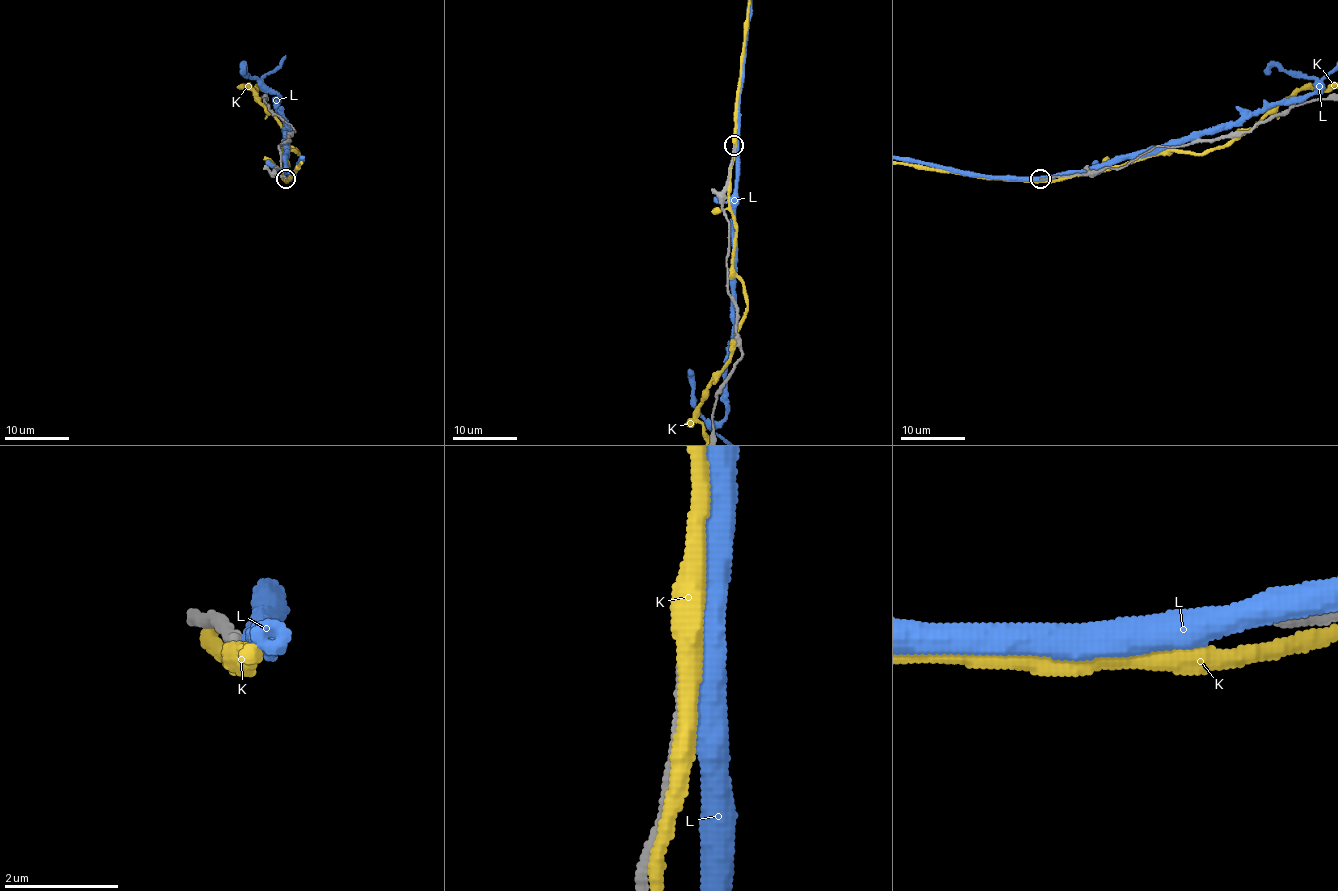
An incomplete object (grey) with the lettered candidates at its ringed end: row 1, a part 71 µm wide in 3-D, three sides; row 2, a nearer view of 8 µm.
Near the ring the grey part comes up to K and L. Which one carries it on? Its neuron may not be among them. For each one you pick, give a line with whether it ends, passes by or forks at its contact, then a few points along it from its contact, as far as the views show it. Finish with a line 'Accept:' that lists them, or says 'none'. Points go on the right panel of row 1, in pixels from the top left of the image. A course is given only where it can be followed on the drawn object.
Accept: none

